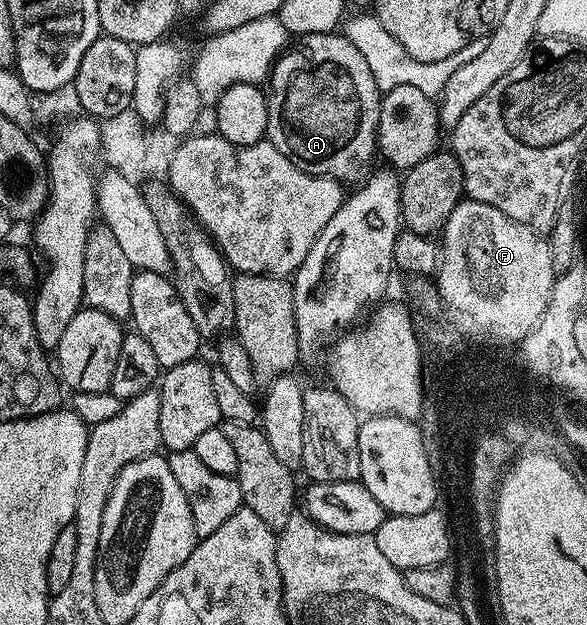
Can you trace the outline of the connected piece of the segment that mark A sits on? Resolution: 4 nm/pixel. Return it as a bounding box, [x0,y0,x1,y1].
[267,33,383,184]

